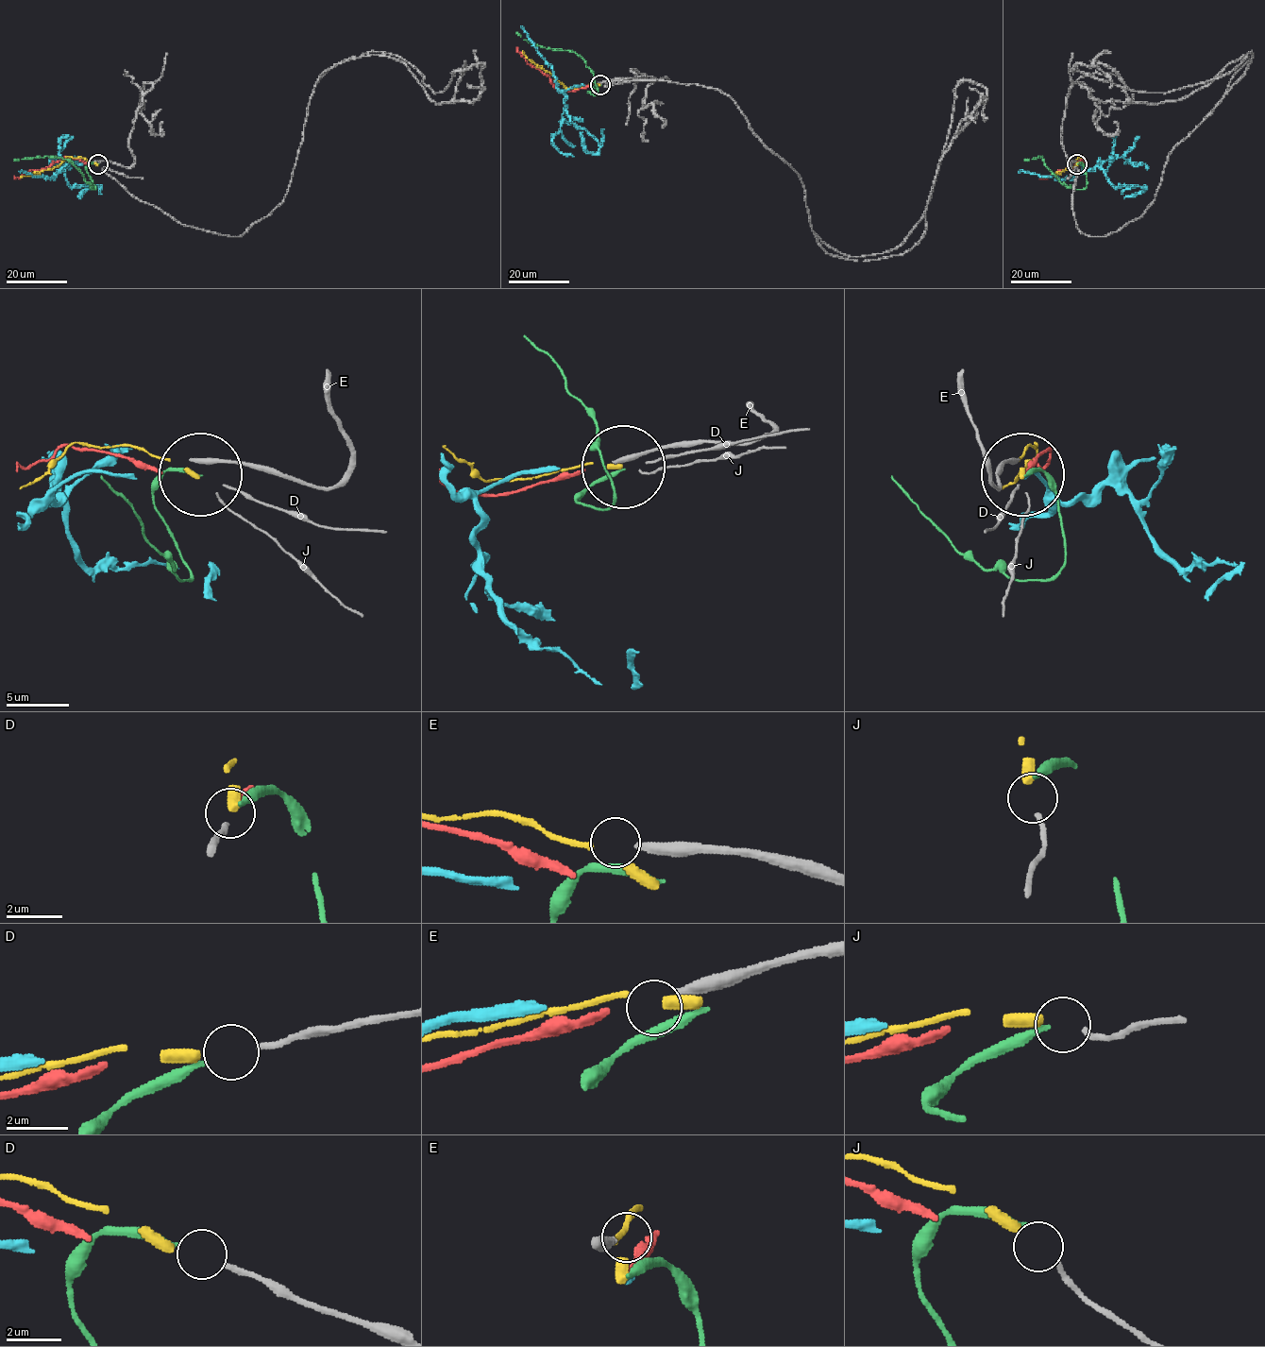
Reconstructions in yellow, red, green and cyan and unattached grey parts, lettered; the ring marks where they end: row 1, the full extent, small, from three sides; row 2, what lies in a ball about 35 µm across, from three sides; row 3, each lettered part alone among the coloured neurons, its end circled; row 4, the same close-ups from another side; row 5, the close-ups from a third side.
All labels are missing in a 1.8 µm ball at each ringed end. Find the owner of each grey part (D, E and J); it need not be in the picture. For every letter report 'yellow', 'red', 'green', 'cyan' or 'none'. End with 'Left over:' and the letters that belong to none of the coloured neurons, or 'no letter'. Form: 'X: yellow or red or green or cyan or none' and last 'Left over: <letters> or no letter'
D: green
E: none
J: yellow
Left over: E

